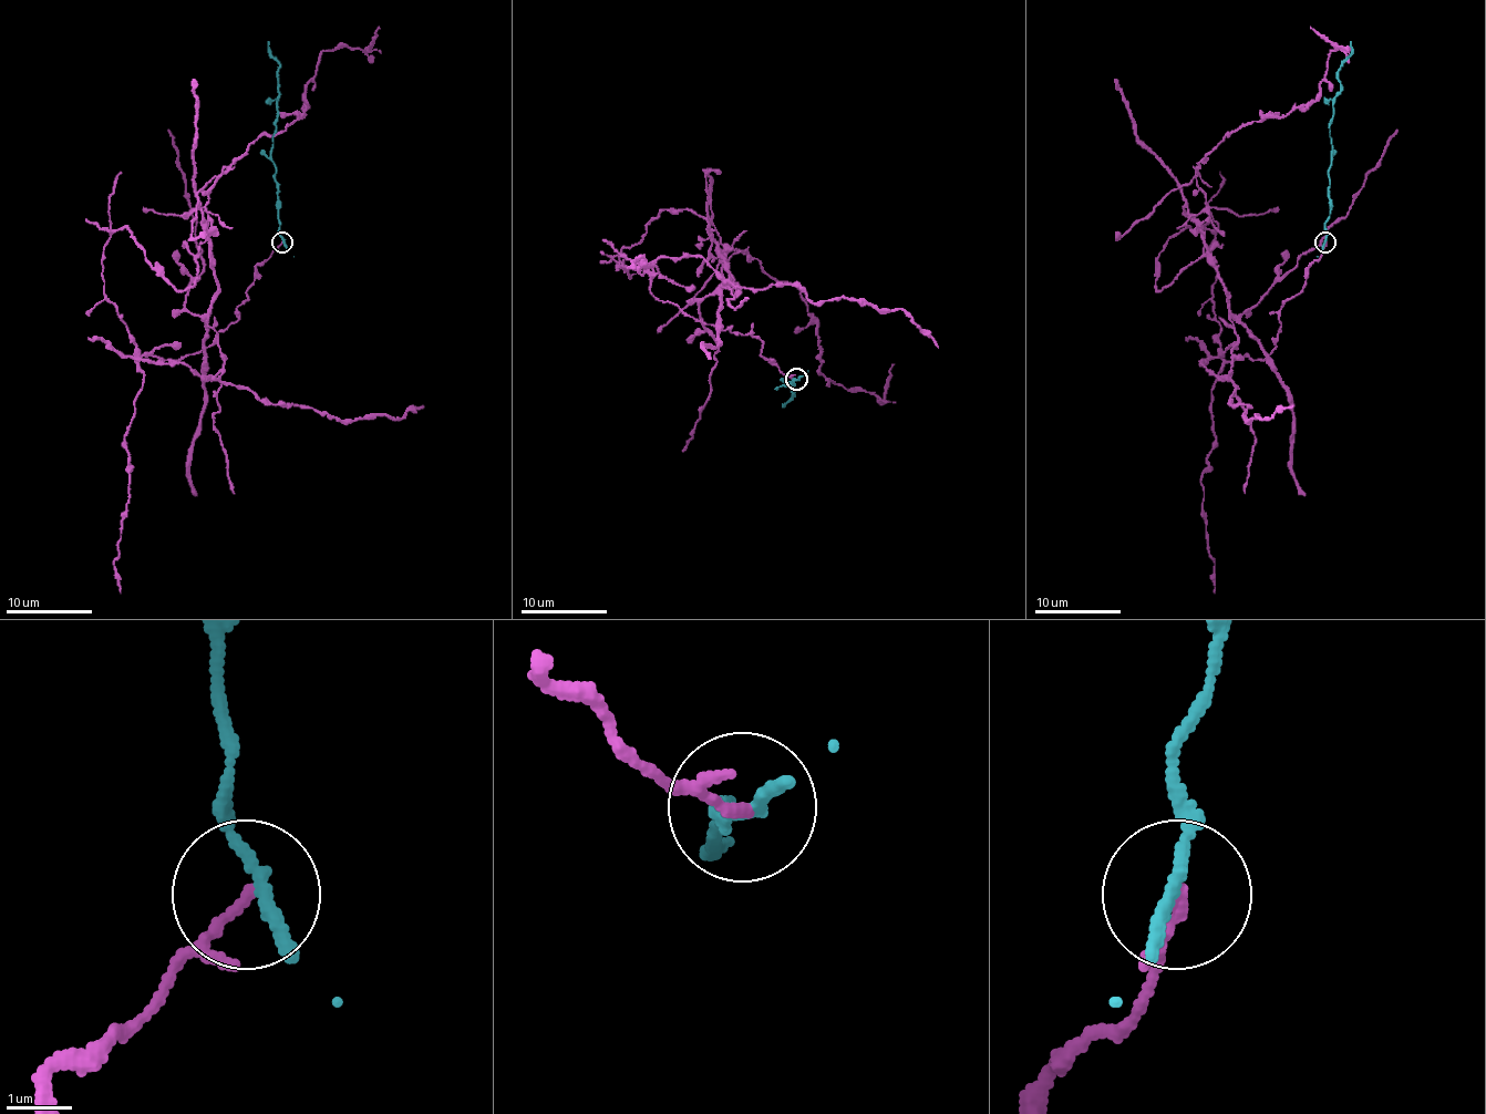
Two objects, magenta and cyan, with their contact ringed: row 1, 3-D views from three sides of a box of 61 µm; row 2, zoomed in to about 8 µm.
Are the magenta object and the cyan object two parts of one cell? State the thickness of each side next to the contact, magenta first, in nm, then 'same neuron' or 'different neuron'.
calibres 120 and 260 nm; different neuron

